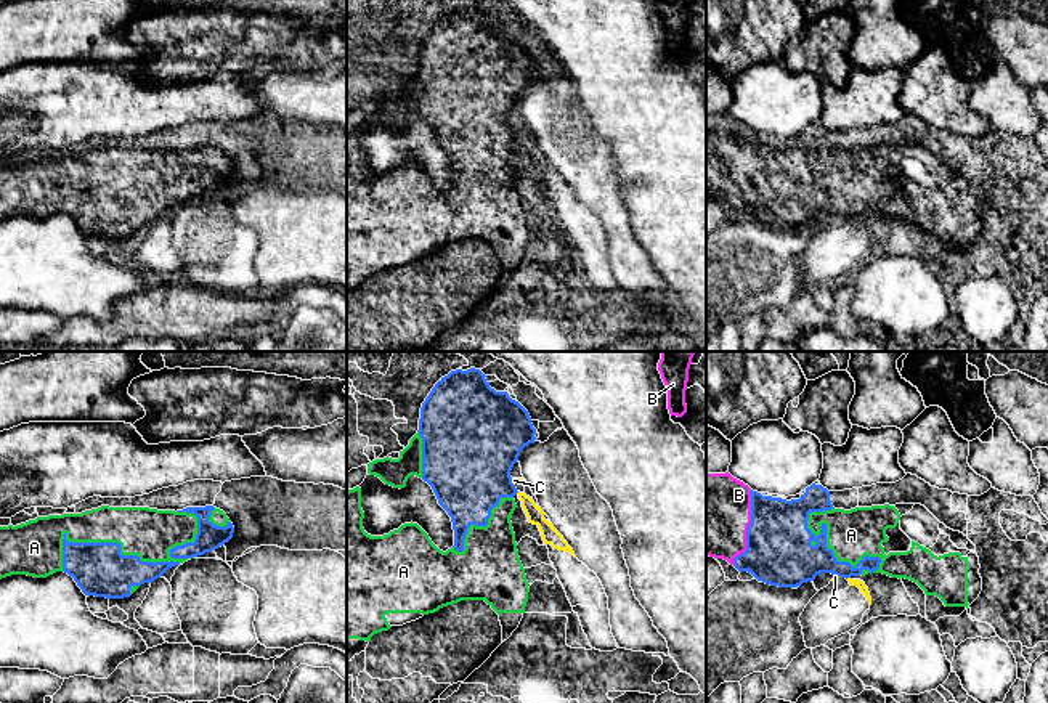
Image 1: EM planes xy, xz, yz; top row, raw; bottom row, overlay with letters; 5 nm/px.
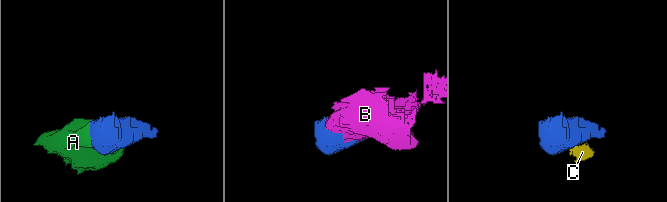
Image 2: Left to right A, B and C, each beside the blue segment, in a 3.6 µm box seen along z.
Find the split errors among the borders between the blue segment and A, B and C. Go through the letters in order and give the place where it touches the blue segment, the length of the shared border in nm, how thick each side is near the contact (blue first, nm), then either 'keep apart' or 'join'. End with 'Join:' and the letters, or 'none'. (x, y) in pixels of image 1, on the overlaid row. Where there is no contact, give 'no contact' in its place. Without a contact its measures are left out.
A: xy (125, 556) | 750 nm | 260/260 nm | join
B: yz (748, 528) | 380 nm | 340/420 nm | join
C: xz (511, 482) | 40 nm | 460/30 nm | keep apart
Join: A, B

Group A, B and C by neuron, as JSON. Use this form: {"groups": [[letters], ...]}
{"groups": [["A", "B"], ["C"]]}

